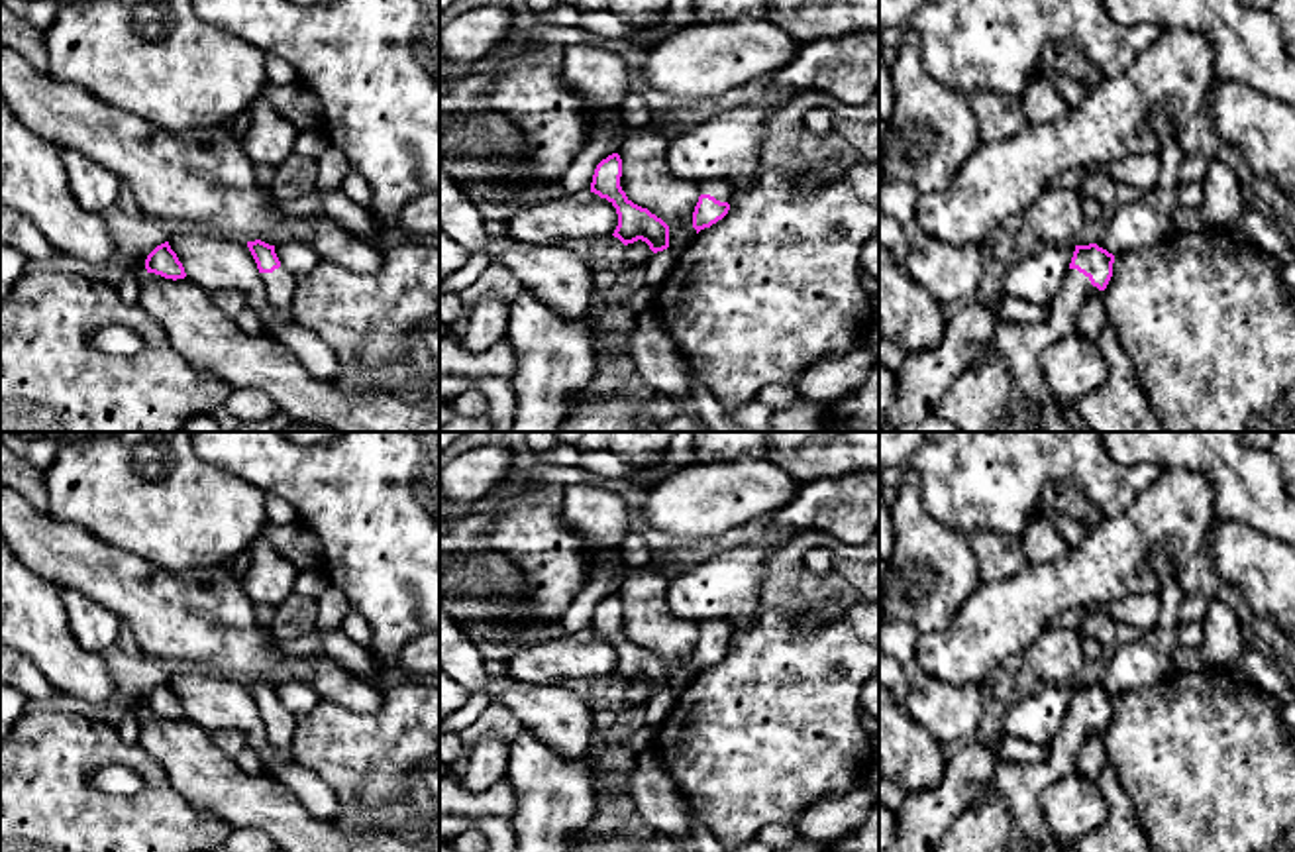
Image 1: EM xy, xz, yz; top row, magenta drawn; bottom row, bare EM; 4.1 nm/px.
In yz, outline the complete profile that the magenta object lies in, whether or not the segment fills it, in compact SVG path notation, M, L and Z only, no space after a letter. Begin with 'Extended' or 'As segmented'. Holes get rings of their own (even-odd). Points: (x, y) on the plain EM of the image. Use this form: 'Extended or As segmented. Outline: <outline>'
Extended. Outline: M1097 683L1075 685L1048 758L1032 764L1001 762L989 781L997 797L959 813L938 852L1065 852L1044 819L1040 795L1075 772L1083 738L1107 728L1113 703L1114 695Z

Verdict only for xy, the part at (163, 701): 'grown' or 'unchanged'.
unchanged

